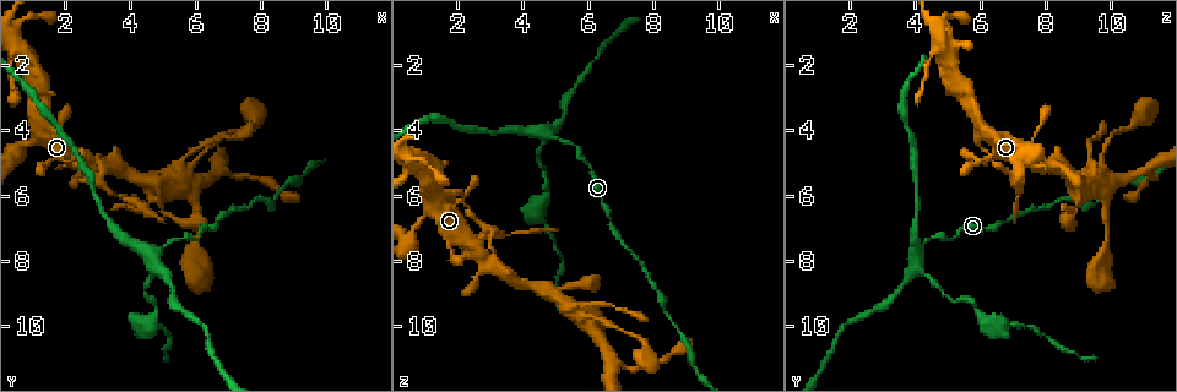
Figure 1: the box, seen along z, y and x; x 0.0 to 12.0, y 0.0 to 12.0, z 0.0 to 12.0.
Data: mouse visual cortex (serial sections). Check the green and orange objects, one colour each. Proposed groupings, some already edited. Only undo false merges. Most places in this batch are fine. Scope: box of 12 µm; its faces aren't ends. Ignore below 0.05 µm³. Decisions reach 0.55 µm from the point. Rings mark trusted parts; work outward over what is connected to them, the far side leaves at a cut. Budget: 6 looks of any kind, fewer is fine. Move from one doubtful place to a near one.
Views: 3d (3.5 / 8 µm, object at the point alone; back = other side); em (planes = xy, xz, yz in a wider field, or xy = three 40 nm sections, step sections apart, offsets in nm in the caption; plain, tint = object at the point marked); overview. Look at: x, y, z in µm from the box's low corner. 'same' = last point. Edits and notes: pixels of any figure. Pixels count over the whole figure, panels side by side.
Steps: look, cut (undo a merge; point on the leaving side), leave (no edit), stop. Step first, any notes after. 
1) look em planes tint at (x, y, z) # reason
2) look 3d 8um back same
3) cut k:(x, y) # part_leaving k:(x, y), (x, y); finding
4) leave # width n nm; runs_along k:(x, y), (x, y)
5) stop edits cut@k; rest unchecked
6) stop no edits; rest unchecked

look 3d 3.5um back at (4.7, 7.7, 4.1) # looks like a crossing

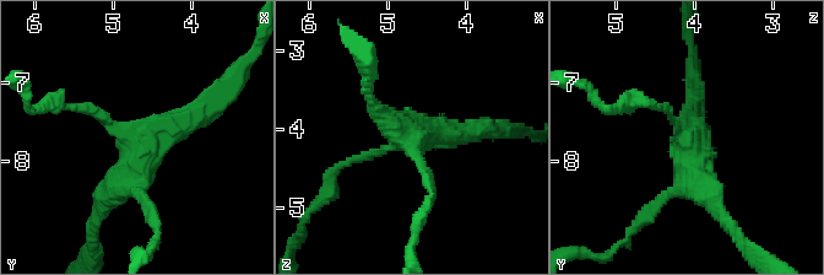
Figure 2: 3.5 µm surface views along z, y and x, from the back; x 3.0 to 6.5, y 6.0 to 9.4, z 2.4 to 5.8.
look em xy step 3 tint at (4.70, 7.70, 4.10) # arms 4; arm_widths 150, 200, 300, 350 nm; need the tissue

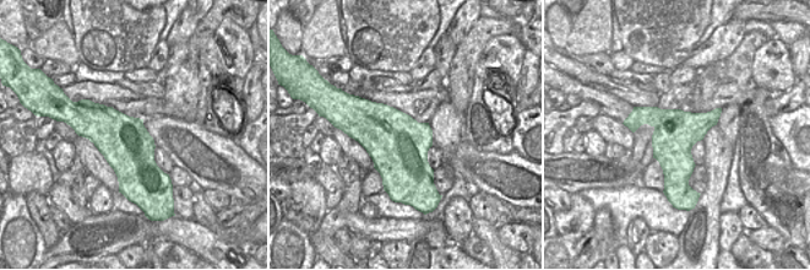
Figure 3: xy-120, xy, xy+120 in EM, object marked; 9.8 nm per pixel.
look em xy step 2 tint same # cut it another way

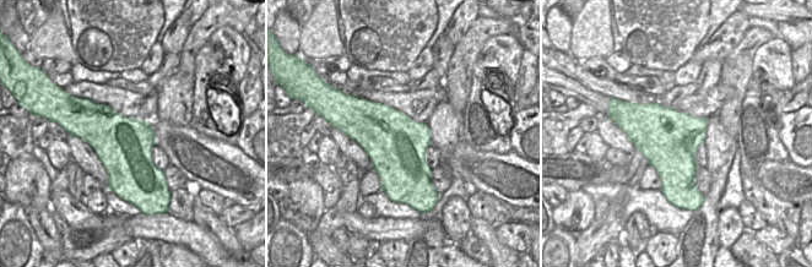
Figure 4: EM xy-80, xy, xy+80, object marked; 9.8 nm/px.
leave # runs_along 2:(70, 107), (139, 141), (150, 209); all the same cell

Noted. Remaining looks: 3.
look 3d 3.5um at (4.6, 9.9, 6.2) # calibre changes

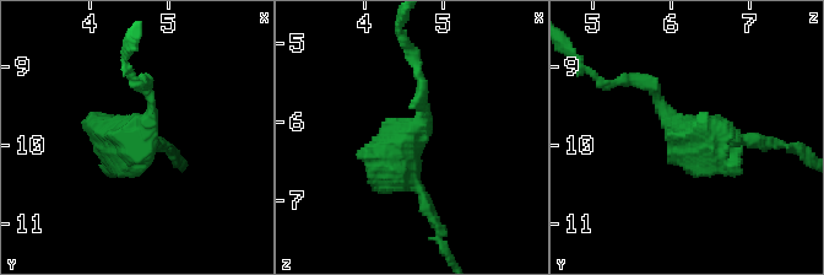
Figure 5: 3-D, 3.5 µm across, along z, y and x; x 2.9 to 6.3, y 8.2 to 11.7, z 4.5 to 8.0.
look em xy step 5 tint at (4.60, 9.95, 6.15) # need the tissue

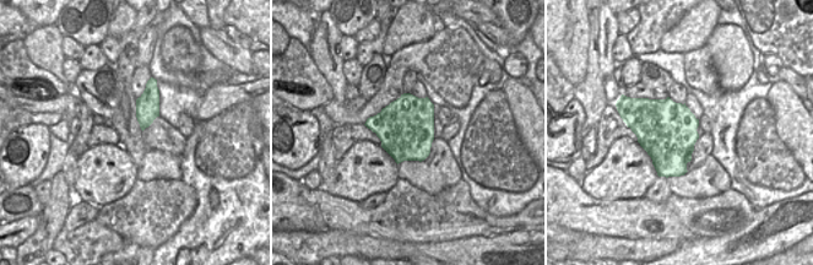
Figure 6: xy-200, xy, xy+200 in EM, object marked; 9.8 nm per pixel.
leave # runs_along 5:(654, 92), (684, 138), (773, 145); continuous, no second cell

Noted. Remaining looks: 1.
stop no edits; rest unchecked

